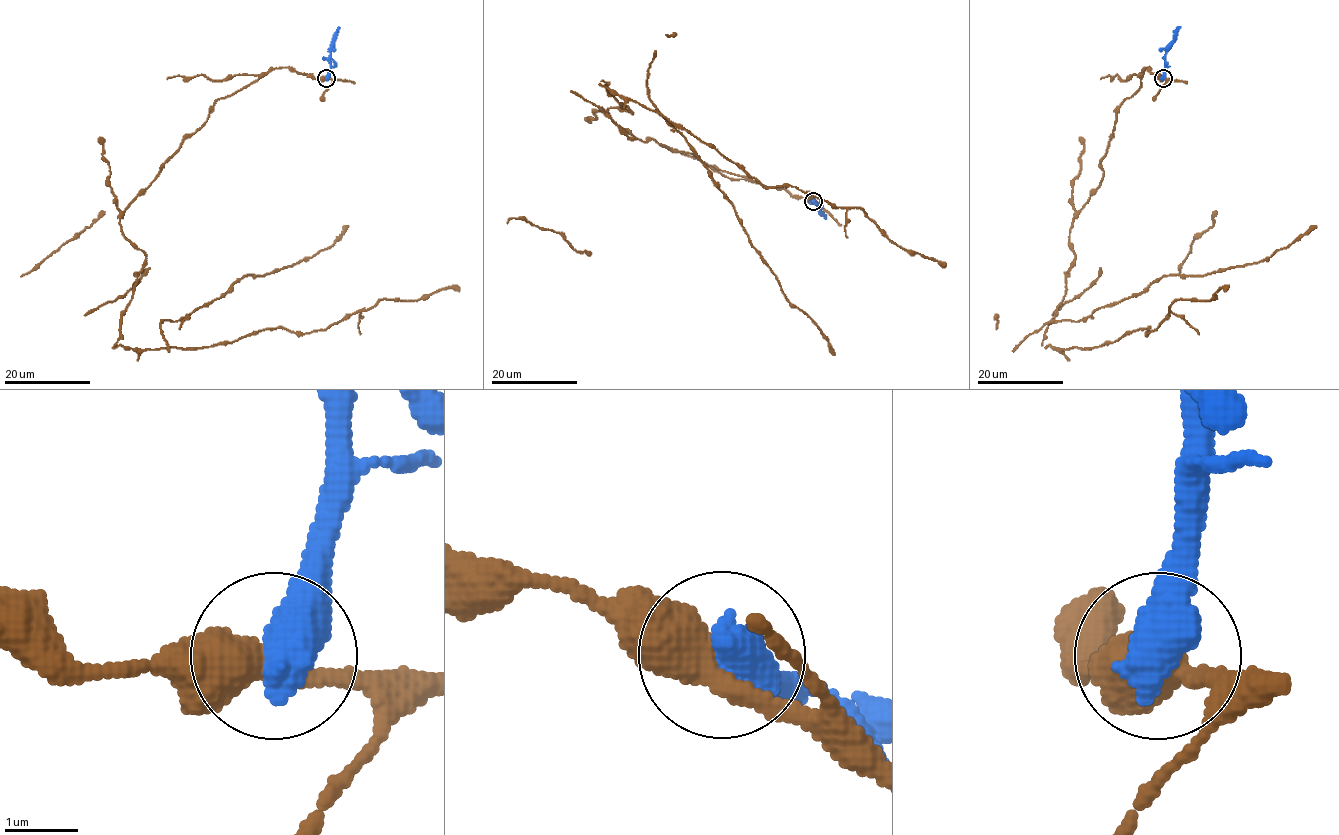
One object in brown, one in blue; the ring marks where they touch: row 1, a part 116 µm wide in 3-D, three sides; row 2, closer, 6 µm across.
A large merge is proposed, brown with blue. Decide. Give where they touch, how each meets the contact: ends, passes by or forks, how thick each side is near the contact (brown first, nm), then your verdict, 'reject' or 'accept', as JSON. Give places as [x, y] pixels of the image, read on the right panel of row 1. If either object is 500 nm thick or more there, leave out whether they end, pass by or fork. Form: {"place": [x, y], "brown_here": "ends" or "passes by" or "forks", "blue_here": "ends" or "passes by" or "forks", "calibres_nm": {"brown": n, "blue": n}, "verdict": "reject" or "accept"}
{"place": [1163, 78], "calibres_nm": {"brown": 460, "blue": 750}, "verdict": "reject"}

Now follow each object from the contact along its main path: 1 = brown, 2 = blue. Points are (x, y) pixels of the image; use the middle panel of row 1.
1: (812, 202), (642, 141), (606, 112), (632, 113), (600, 83), (763, 186), (859, 207), (897, 245), (946, 266)
2: (813, 202), (825, 219)

